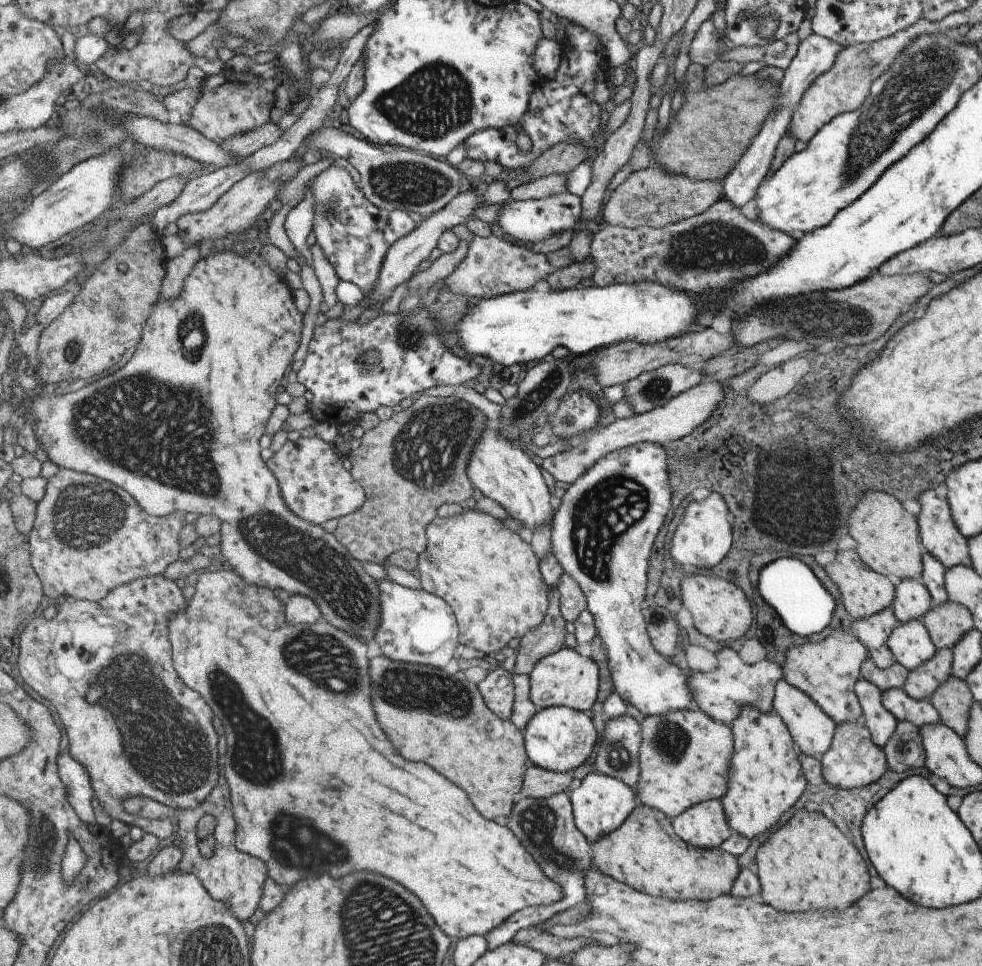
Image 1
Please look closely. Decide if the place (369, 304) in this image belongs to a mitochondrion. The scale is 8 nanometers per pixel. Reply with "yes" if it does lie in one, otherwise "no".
no

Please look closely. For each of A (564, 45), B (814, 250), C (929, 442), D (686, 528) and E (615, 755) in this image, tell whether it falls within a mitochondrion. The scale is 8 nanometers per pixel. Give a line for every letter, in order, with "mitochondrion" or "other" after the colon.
A: other
B: other
C: other
D: other
E: mitochondrion

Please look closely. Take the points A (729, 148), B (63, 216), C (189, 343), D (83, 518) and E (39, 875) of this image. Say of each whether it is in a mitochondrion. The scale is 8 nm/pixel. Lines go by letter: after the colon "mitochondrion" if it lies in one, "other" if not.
A: other
B: other
C: mitochondrion
D: mitochondrion
E: mitochondrion

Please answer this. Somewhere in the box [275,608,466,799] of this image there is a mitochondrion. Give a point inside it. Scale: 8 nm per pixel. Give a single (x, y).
(310, 662)

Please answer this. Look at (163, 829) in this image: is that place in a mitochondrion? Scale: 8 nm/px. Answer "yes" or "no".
no

